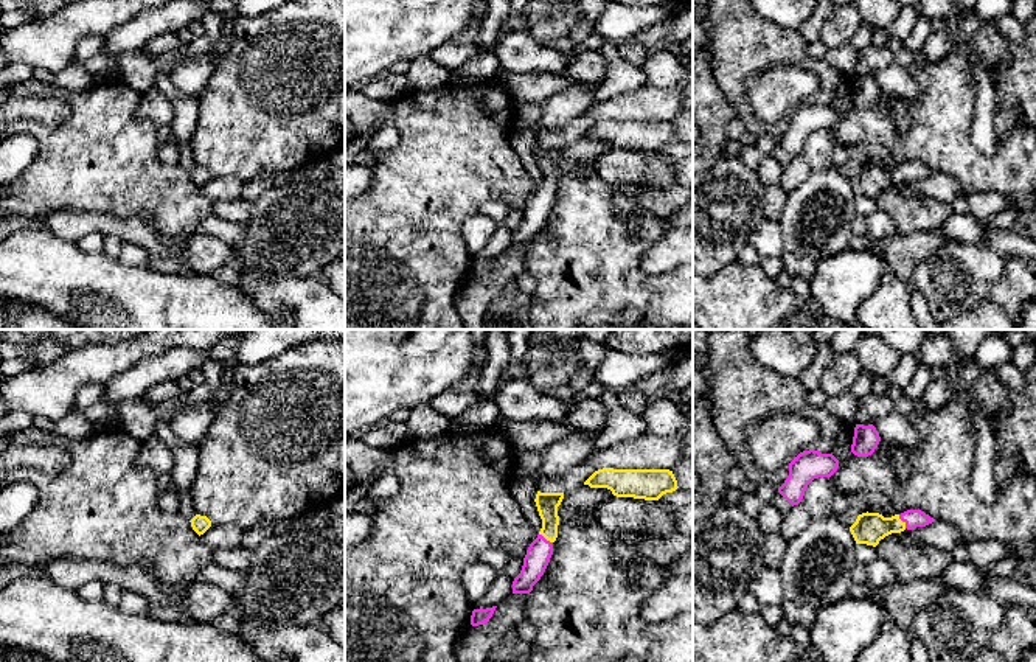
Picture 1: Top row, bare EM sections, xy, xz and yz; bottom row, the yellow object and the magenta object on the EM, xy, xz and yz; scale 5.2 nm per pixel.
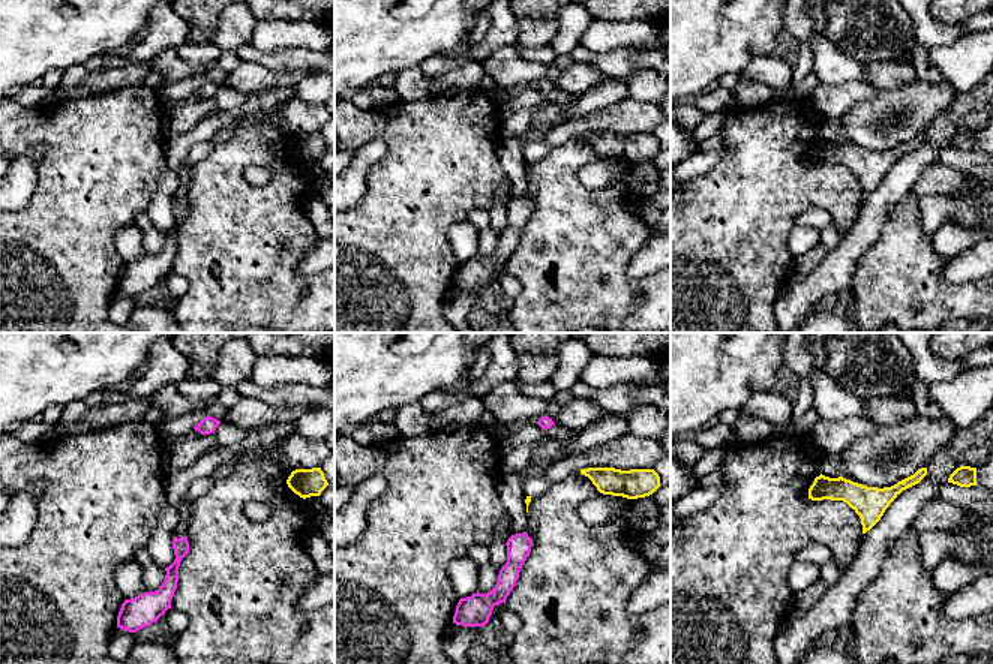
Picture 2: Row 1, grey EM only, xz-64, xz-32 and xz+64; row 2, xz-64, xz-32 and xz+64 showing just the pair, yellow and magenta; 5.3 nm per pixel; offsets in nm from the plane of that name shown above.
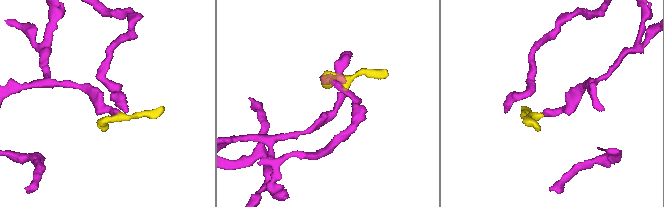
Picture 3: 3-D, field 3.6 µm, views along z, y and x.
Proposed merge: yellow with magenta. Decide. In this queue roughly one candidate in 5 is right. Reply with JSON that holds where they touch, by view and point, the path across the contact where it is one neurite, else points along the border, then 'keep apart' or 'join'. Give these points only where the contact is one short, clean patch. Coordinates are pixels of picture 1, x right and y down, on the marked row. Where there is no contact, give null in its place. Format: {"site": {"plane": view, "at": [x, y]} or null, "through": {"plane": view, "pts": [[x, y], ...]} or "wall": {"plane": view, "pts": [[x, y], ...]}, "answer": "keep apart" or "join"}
{"site": {"plane": "yz", "at": [901, 521]}, "through": {"plane": "yz", "pts": [[869, 529], [892, 526], [901, 521], [914, 518]]}, "answer": "join"}

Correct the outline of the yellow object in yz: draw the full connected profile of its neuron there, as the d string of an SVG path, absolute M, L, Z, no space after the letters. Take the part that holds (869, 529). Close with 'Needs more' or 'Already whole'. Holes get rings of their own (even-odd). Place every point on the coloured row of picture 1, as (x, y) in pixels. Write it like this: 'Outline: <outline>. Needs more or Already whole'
Outline: M907 510L892 517L867 511L857 516L856 522L850 527L850 531L856 544L876 547L881 539L892 533L901 533L906 528L913 530L916 527L926 527L933 521L933 517L921 510Z. Needs more

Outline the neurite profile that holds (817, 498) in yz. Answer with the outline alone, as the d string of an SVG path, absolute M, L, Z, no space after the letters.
M828 477L814 479L800 502L812 519L833 516L831 500L840 494Z

